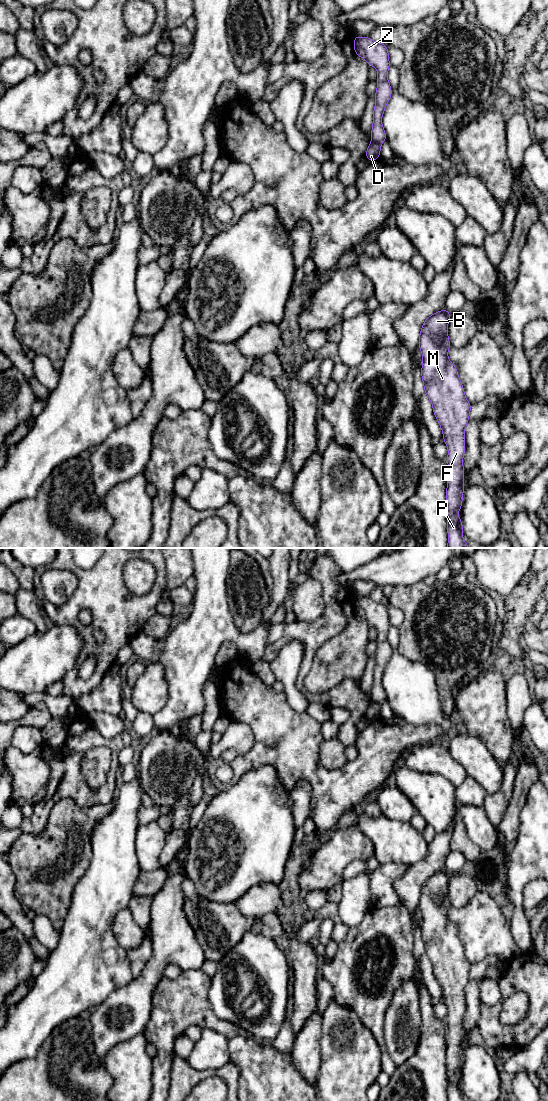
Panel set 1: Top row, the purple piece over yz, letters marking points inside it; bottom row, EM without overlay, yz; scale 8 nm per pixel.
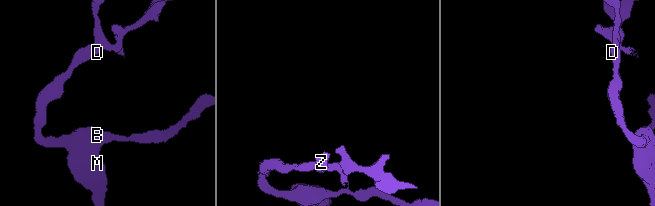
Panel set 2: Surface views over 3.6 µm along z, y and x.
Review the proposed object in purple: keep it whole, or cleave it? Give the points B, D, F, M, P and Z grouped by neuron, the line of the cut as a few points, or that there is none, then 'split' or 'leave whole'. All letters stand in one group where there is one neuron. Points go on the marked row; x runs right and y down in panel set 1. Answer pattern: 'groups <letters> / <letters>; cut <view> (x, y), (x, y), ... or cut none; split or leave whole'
groups B D F M P / Z; cut yz (372, 140), (380, 145); split

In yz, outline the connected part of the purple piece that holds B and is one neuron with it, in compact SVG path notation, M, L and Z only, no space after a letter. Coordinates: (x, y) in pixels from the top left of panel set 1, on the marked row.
M446 309L430 315L422 324L419 334L418 346L422 353L421 377L426 396L430 399L433 413L443 433L443 440L448 448L447 464L447 548L469 548L465 542L461 518L458 511L461 510L464 493L464 466L465 454L465 428L469 422L471 404L464 393L463 384L459 378L456 366L448 358L448 349L451 344L448 336L448 323L451 313Z

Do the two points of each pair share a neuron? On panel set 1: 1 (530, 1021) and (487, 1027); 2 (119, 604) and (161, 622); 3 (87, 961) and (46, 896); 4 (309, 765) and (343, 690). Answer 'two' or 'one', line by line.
1: one
2: two
3: two
4: two

